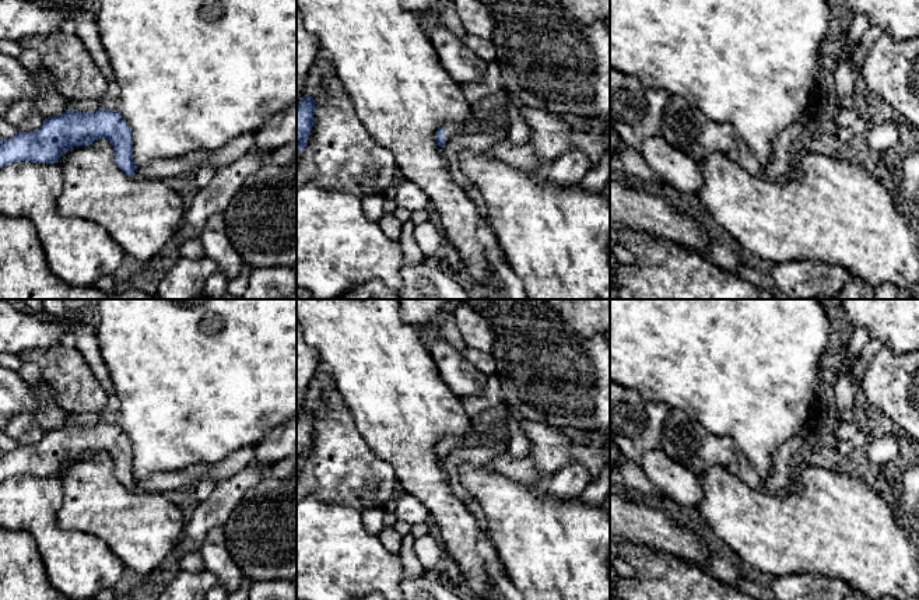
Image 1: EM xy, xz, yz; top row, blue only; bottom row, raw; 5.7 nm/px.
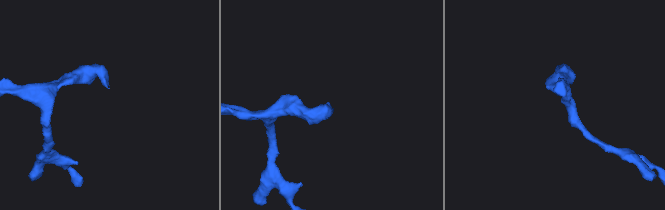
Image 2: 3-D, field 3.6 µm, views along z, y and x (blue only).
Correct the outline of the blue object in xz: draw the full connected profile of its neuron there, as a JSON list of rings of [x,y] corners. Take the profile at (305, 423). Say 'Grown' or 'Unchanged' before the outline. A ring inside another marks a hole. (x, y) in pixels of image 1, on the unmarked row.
Unchanged. [[[304,410],[297,418],[297,469],[308,459],[313,441],[316,415],[313,410]]]

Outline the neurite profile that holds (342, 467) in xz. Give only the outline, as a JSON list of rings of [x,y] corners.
[[[333,382],[325,385],[313,413],[313,441],[308,459],[297,469],[297,498],[312,492],[325,501],[348,503],[361,513],[371,508],[385,509],[399,487],[394,469],[379,459],[362,439]]]

